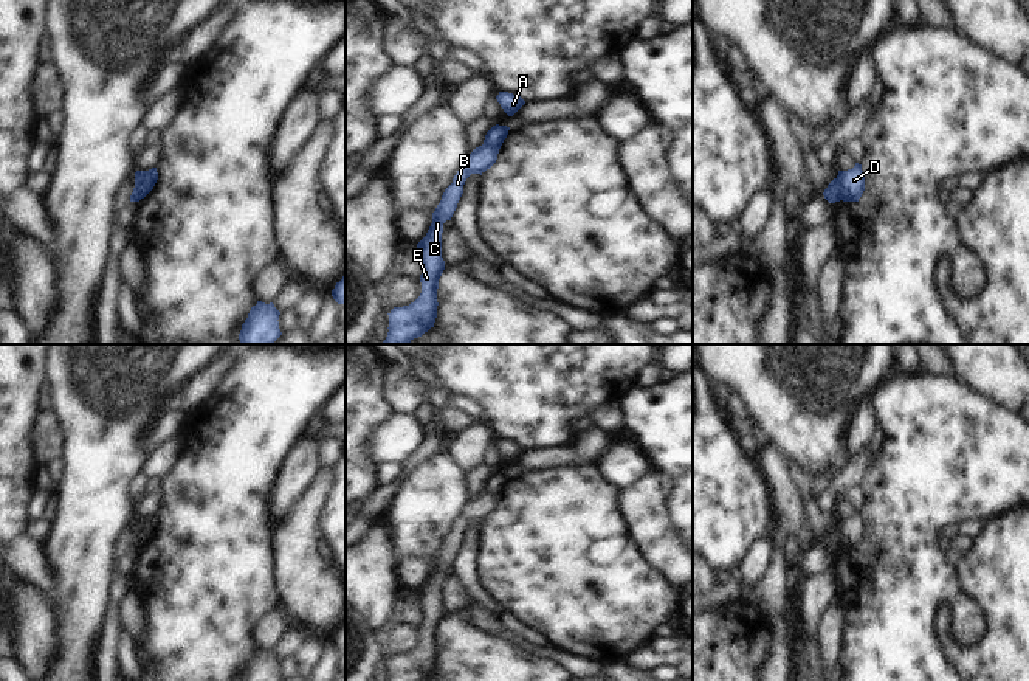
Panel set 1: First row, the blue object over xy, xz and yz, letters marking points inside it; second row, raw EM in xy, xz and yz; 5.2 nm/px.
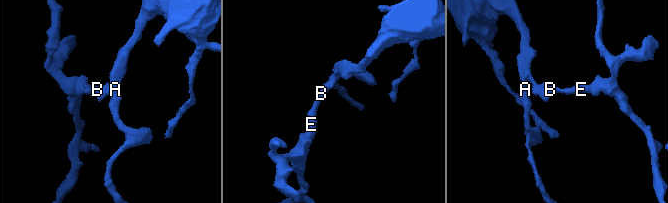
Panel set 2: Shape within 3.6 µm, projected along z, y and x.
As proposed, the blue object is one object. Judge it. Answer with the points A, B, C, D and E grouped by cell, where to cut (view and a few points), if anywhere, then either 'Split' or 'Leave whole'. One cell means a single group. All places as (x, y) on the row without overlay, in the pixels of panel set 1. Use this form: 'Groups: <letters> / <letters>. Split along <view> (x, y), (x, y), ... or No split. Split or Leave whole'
Groups: A / B C D E. Split along xy (149, 518), (151, 528), (141, 532), (140, 545). Split.

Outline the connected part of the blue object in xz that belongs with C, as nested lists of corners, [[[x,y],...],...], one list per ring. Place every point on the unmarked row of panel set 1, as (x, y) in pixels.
[[[482,492],[476,495],[463,509],[445,537],[440,551],[432,560],[432,571],[426,583],[417,591],[417,603],[423,619],[420,622],[422,641],[409,653],[394,655],[389,662],[387,681],[425,681],[434,675],[437,665],[437,636],[445,617],[442,605],[443,571],[451,568],[457,551],[463,541],[463,532],[471,521],[484,521],[490,517],[499,501],[501,493]]]

